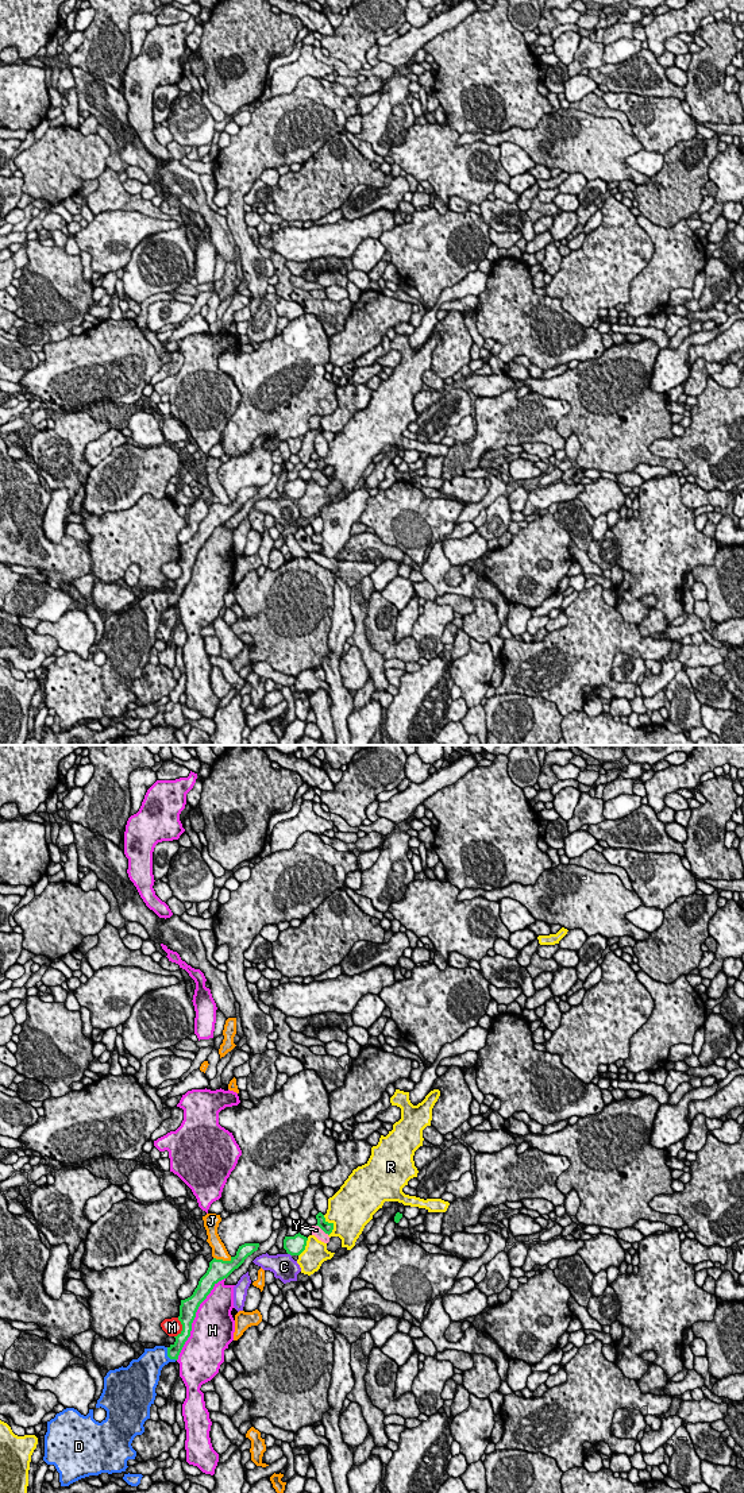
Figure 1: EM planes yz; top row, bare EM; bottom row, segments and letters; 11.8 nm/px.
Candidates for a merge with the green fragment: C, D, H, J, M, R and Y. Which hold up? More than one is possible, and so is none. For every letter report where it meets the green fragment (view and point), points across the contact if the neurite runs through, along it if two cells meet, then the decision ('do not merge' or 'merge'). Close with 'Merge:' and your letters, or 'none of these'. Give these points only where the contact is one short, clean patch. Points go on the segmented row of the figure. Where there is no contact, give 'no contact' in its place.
C: meets green in yz at (289, 1253); do not merge
D: meets green in yz at (168, 1355); runs through yz (173, 1351), (168, 1355), (160, 1355), (150, 1364); merge
H: meets green in yz at (195, 1316); do not merge
J: meets green in yz at (222, 1260); border along yz (214, 1257), (231, 1260); do not merge
M: meets green in yz at (182, 1327); do not merge
R: meets green in yz at (332, 1225); do not merge
Y: meets green in yz at (323, 1230); do not merge
Merge: D

